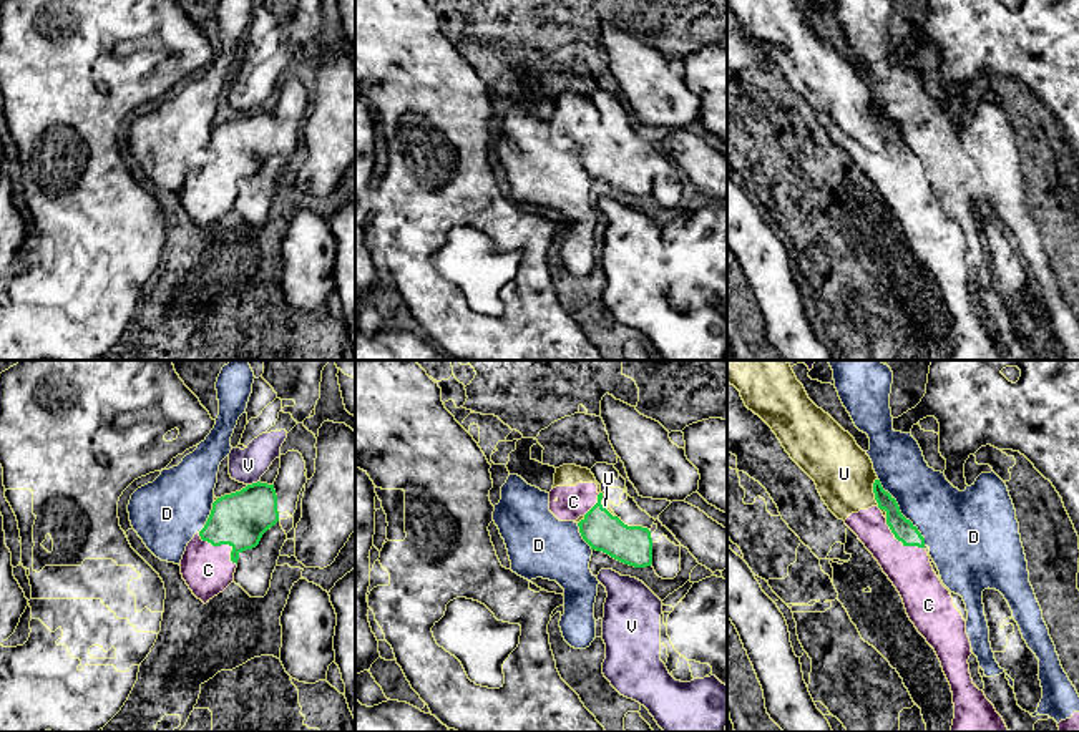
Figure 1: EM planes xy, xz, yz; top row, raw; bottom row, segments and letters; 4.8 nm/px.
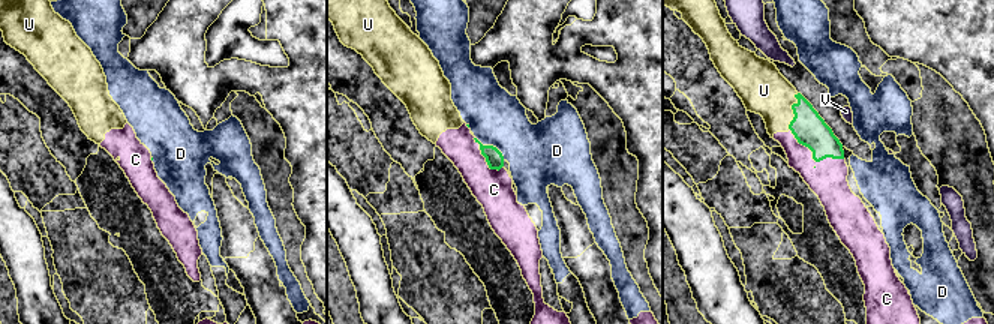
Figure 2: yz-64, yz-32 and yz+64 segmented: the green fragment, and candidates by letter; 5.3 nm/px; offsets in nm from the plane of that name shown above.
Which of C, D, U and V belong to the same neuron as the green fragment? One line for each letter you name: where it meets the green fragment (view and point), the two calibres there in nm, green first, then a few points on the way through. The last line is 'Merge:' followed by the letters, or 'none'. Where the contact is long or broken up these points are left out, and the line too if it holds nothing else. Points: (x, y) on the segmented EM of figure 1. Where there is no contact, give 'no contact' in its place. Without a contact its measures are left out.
U: yz (873, 492) | 110/300 nm
Merge: U

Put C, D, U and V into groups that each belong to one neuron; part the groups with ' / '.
C D / U / V

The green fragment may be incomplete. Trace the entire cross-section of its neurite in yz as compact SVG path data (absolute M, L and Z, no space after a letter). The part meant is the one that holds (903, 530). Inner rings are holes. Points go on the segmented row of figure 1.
M727 360L727 382L740 392L745 407L772 428L790 458L815 481L822 500L838 520L845 521L852 513L878 506L903 546L925 548L925 538L918 528L901 515L896 500L883 490L867 451L808 398L790 364L785 360Z

